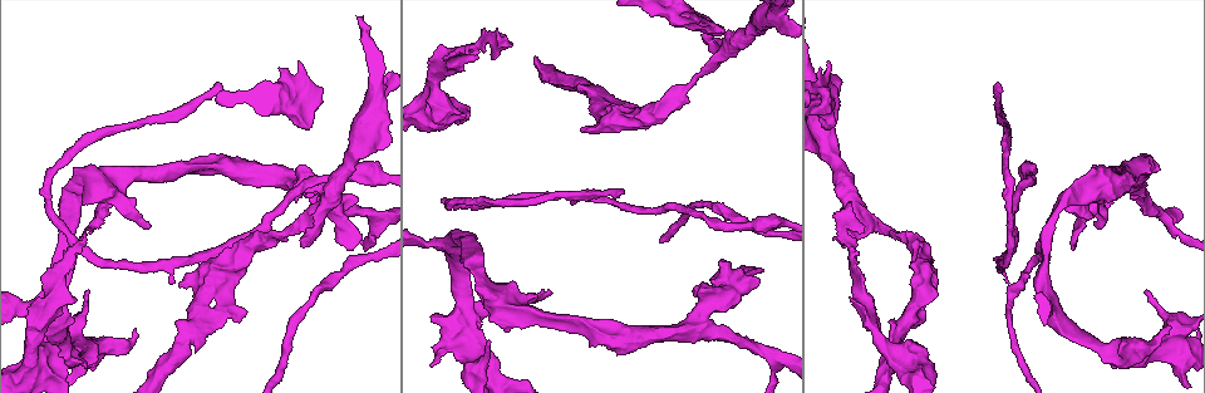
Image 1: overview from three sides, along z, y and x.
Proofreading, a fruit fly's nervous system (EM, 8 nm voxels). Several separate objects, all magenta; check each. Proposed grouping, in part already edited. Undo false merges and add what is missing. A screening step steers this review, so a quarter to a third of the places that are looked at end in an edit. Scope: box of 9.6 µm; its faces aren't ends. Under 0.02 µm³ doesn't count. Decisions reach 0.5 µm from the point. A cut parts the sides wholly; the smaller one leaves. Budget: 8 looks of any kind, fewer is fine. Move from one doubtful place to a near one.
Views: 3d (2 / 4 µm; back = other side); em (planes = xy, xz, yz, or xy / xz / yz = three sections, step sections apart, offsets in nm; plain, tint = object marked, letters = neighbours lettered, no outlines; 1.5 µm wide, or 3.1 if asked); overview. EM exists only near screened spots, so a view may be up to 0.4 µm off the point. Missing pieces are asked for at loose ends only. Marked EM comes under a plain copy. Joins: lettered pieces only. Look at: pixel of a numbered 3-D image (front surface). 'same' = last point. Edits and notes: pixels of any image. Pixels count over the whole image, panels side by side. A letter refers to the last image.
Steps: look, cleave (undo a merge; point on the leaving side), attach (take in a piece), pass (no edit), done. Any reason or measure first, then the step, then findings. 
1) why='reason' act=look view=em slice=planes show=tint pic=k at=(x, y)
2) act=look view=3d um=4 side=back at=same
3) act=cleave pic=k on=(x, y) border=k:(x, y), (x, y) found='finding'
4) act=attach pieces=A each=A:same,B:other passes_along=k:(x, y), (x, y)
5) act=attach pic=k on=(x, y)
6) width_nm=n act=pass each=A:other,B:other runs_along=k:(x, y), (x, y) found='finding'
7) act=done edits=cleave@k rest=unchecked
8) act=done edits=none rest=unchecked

act=look view=3d um=2 pic=1 at=(319, 100)

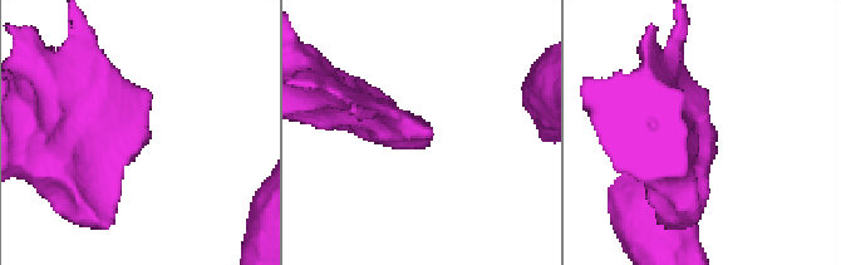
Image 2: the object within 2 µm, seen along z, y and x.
why='now the EM' act=look view=em slice=planes show=letters pic=2 at=(431, 136)

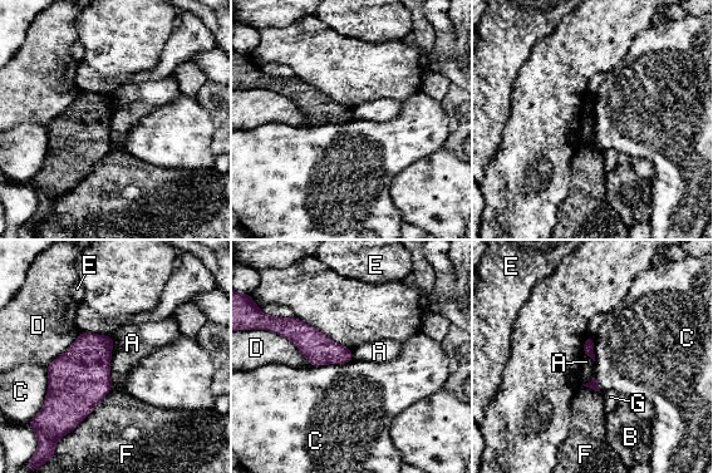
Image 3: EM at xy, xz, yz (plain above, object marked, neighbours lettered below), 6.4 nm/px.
act=pass each=A:other,B:other,C:other,D:other,E:other,F:other,G:other found='none of them fits'

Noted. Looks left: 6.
act=look view=3d um=2 pic=1 at=(721, 52)

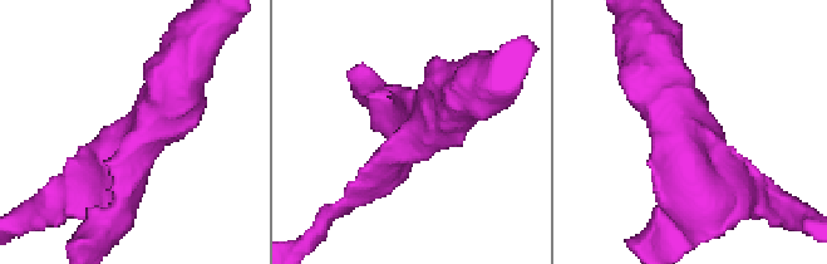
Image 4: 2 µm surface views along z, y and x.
why='need the tissue' act=look view=em slice=planes show=tint pic=4 at=(422, 136)

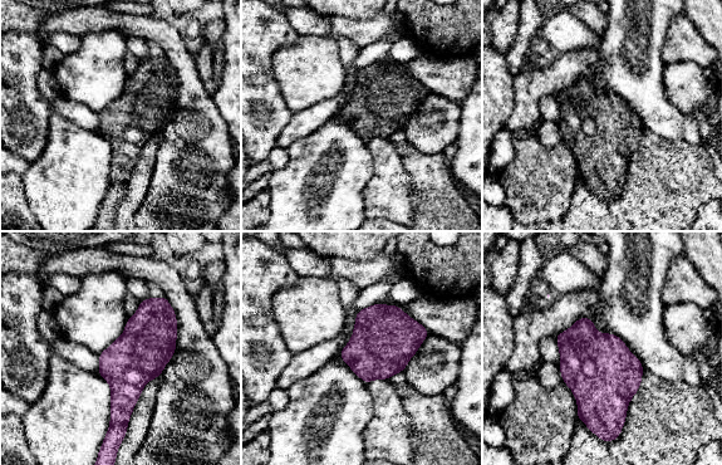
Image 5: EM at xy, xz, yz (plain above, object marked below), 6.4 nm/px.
act=look view=em slice=planes show=letters at=same

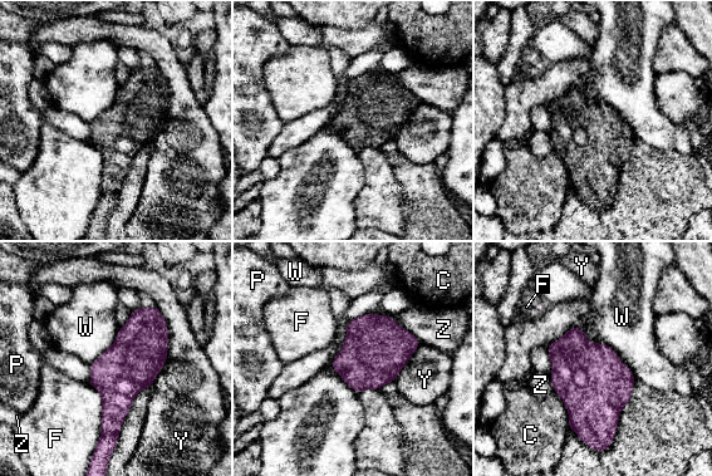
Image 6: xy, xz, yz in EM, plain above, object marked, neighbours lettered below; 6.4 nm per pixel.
act=pass each=C:other,F:other,P:other,W:other,Y:other,Z:other runs_along=6:(132, 323), (102, 469) found='all the same neuron'

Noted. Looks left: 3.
why='sudden change in width' act=look view=3d um=2 pic=1 at=(222, 308)

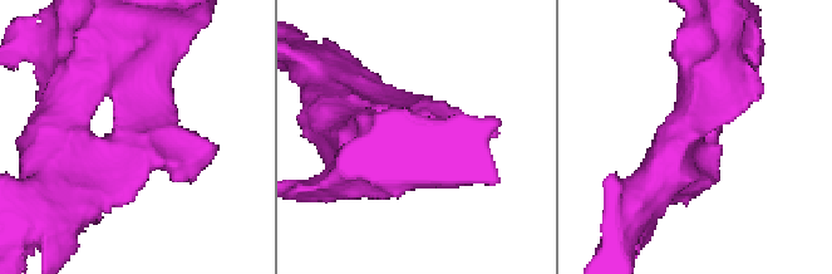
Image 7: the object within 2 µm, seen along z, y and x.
why='need the tissue' act=look view=em slice=xy step=4 show=tint pic=7 at=(138, 139)

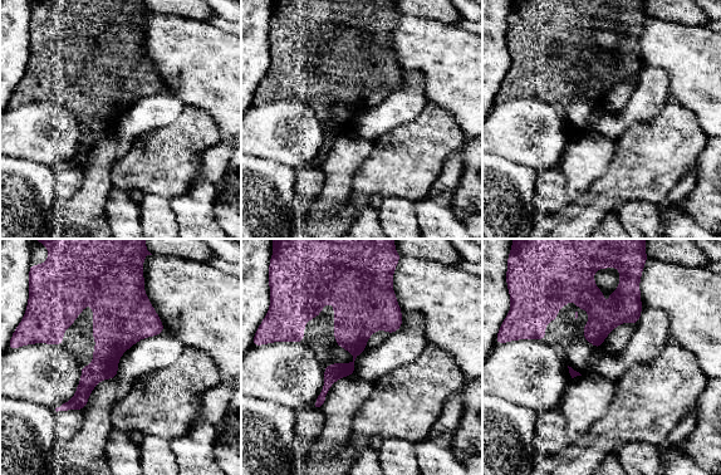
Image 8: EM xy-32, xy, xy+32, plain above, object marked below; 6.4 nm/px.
why='another direction' act=look view=em slice=planes show=letters at=same

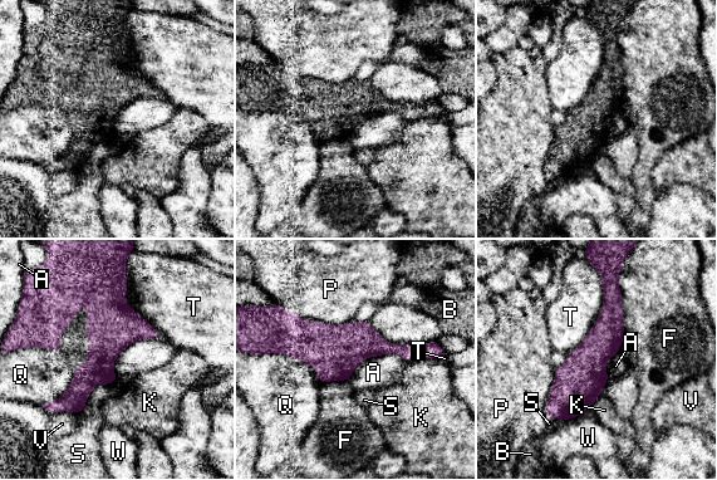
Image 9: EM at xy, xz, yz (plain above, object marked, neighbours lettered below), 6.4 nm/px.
longest_contact=T:550nm act=pass each=A:other,B:other,F:other,K:other,P:other,Q:other,S:other,T:other,V:other,W:other found='all the same neuron'

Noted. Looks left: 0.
act=done edits=none rest=unchecked

